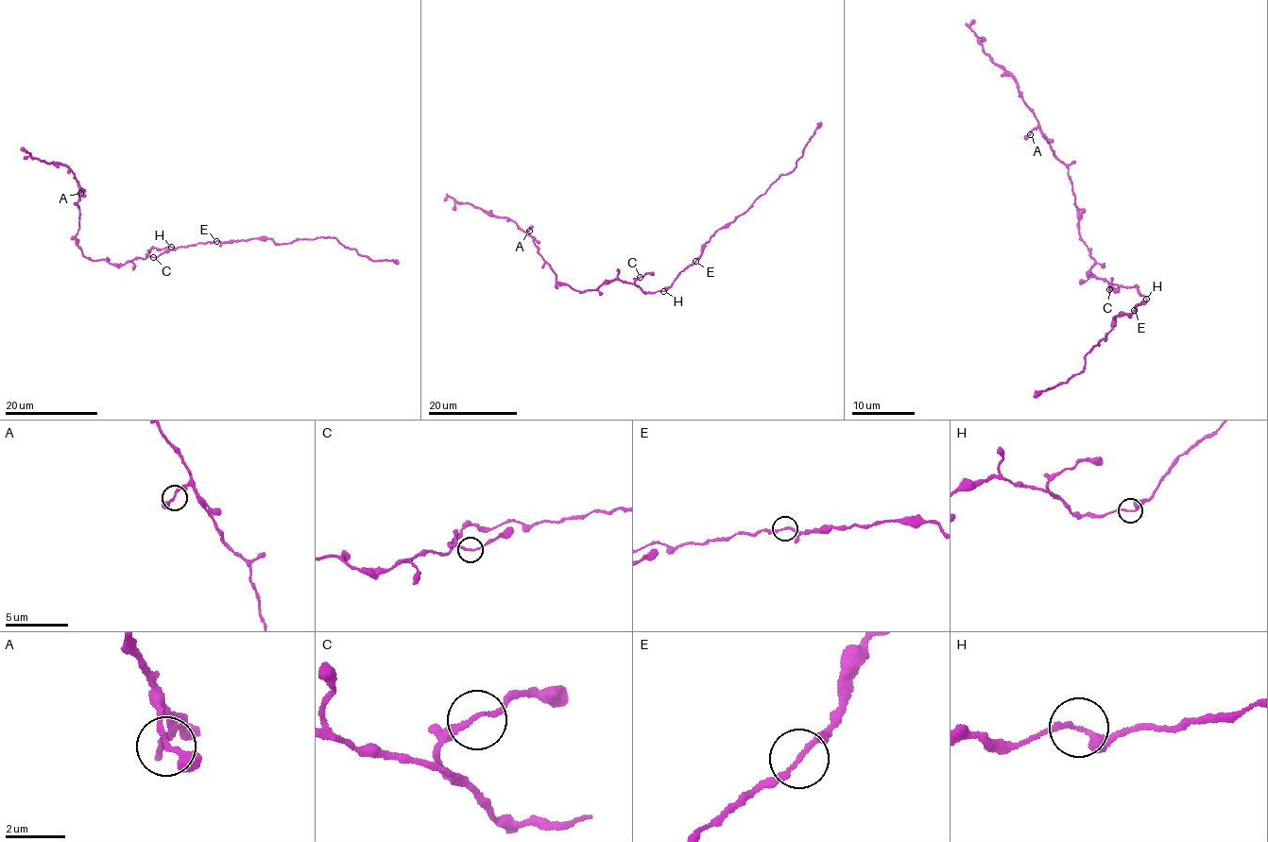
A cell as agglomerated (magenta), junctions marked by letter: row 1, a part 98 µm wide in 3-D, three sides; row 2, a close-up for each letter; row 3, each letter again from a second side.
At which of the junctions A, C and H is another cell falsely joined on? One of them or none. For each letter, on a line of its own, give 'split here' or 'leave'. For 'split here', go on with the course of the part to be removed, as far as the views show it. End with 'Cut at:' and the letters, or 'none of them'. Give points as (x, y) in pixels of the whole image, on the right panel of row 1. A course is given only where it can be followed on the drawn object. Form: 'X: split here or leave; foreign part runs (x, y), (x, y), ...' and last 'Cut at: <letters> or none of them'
A: leave
C: leave
H: split here; foreign part runs (1146, 298), (1136, 310), (1113, 318), (1116, 324), (1106, 340), (1087, 352), (1082, 370), (1035, 397)
Cut at: H

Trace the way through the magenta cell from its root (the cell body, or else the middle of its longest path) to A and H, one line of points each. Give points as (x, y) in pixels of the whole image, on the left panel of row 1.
A: (148, 252), (145, 258), (114, 266), (83, 255), (76, 237), (79, 186), (80, 193)
H: (148, 252), (151, 249), (170, 246)

